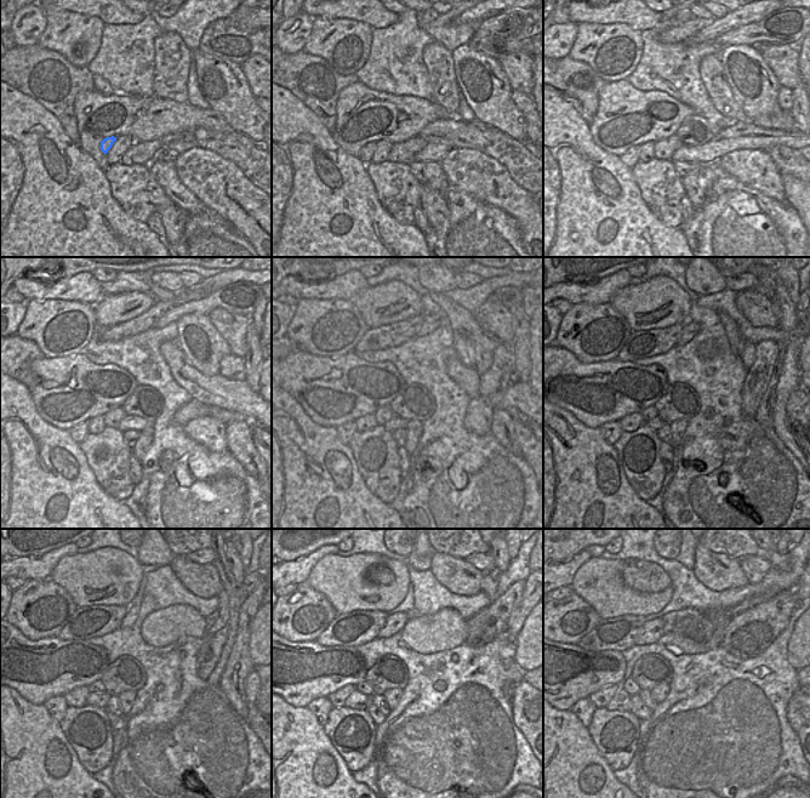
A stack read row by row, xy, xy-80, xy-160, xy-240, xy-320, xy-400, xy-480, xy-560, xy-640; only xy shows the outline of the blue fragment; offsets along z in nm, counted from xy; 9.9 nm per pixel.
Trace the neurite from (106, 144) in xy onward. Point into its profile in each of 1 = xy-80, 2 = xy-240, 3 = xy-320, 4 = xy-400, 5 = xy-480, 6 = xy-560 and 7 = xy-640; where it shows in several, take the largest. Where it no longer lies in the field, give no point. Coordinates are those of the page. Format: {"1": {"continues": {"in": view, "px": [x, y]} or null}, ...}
{"1": {"continues": {"in": "xy-80", "px": [365, 154]}}, "2": {"continues": {"in": "xy-240", "px": [79, 432]}}, "3": {"continues": {"in": "xy-320", "px": [346, 431]}}, "4": {"continues": {"in": "xy-400", "px": [611, 432]}}, "5": {"continues": {"in": "xy-480", "px": [57, 706]}}, "6": {"continues": {"in": "xy-560", "px": [320, 707]}}, "7": {"continues": {"in": "xy-640", "px": [583, 708]}}}

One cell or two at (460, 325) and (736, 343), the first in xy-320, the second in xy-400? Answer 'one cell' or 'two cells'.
one cell

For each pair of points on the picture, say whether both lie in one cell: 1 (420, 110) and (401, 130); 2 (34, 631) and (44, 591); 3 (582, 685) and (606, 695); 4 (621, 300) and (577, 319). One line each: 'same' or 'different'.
1: same
2: same
3: different
4: different

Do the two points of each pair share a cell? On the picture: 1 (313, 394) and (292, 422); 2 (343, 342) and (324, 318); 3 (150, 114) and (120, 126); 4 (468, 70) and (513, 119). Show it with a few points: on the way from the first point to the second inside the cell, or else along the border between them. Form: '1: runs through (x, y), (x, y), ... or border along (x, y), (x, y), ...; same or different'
1: border along (284, 389), (313, 421), (325, 426); different
2: runs through (337, 336), (325, 324); same
3: runs through (143, 118), (127, 119); same
4: runs through (480, 81), (501, 107); same

